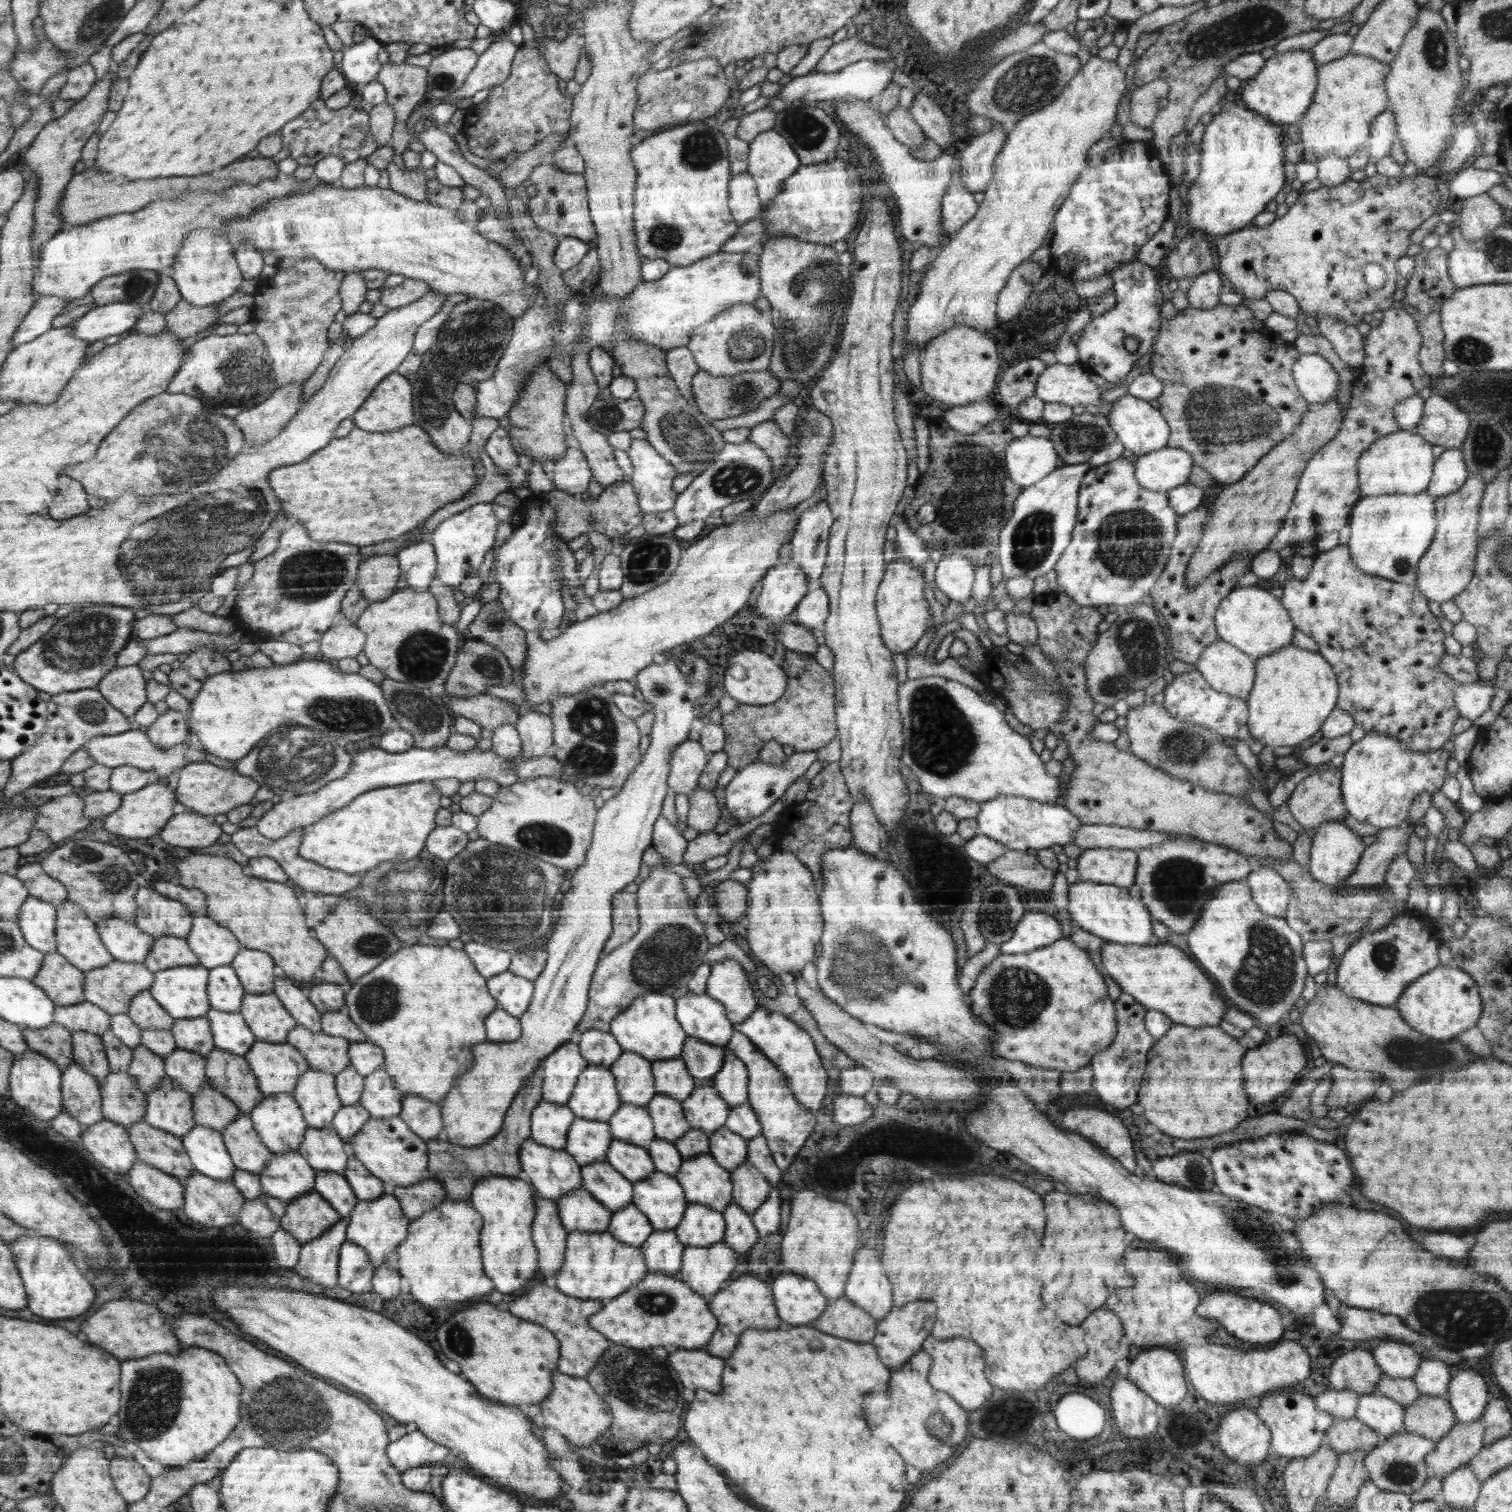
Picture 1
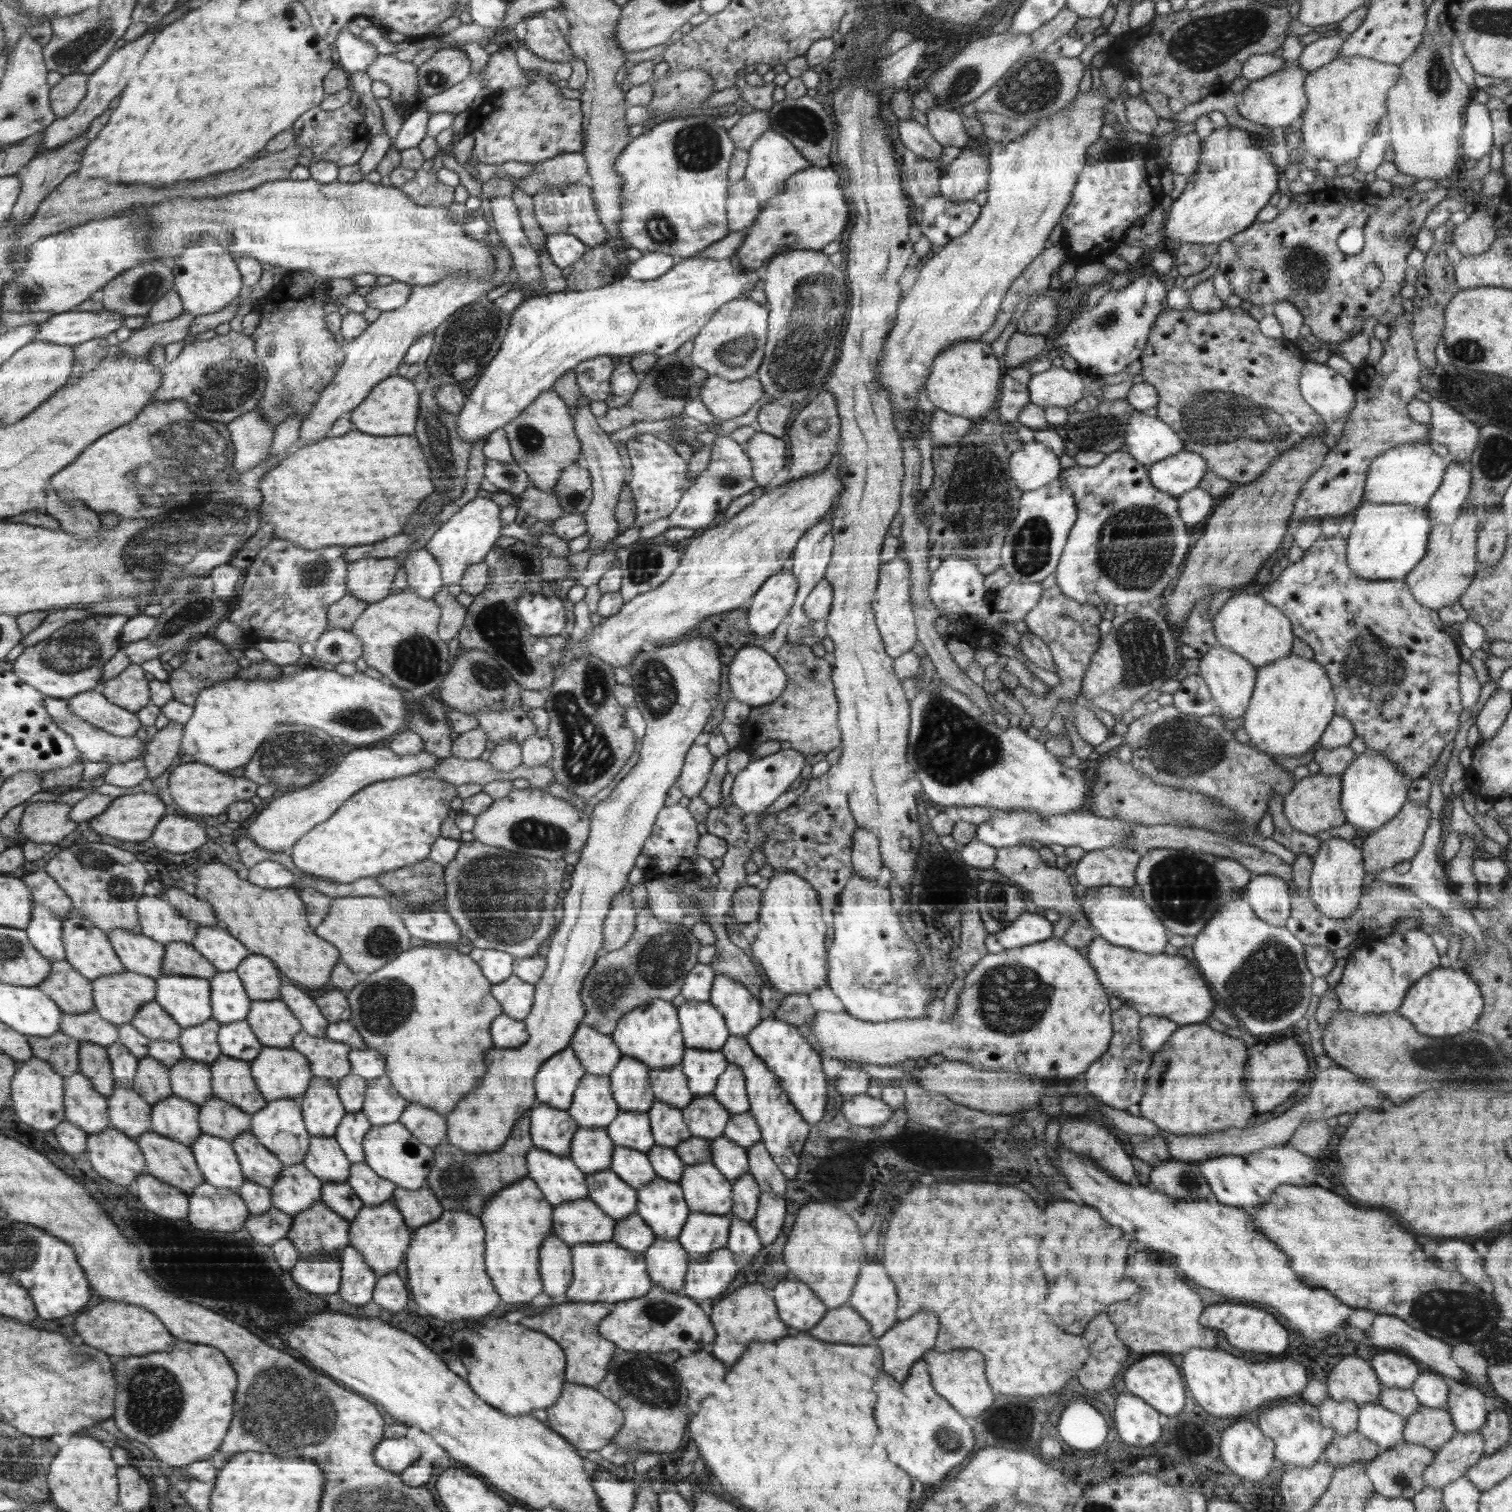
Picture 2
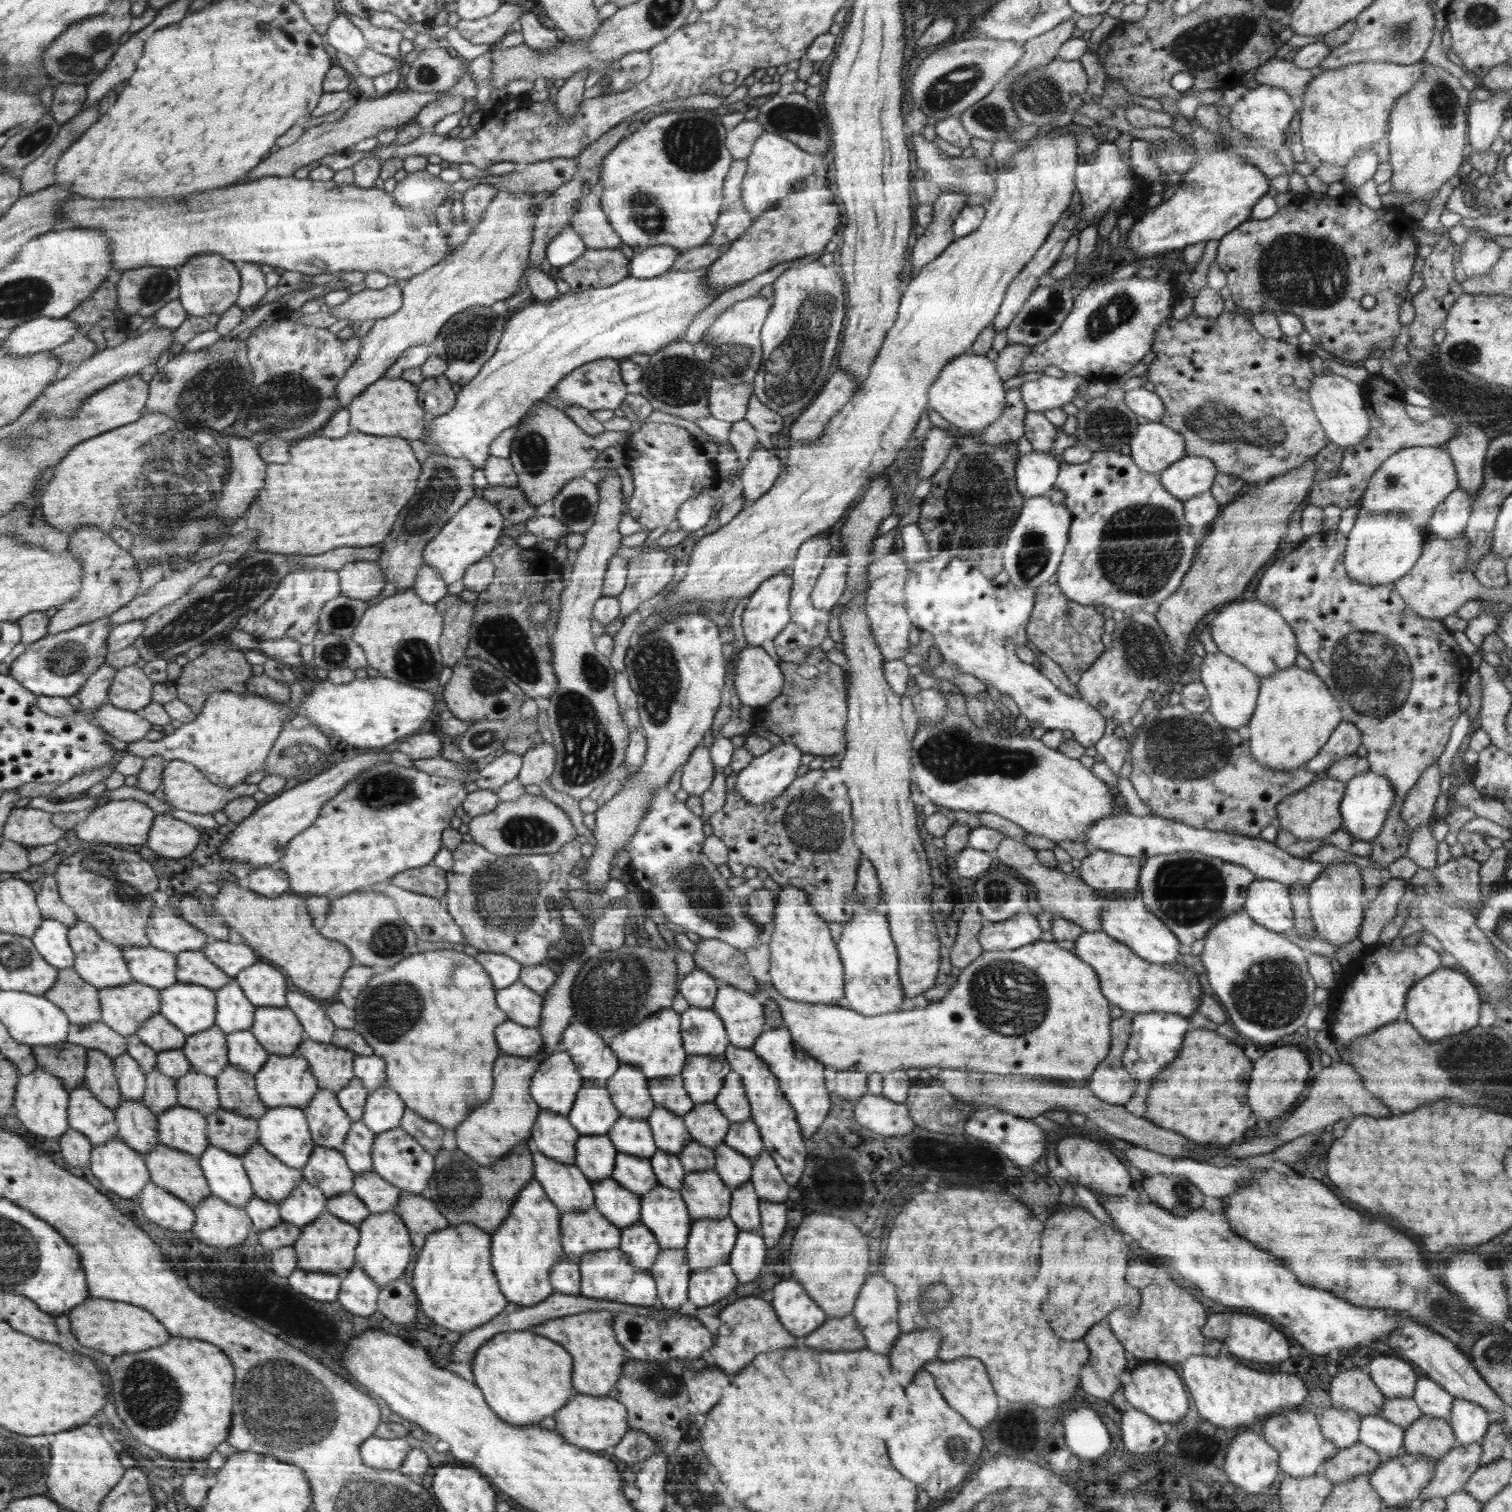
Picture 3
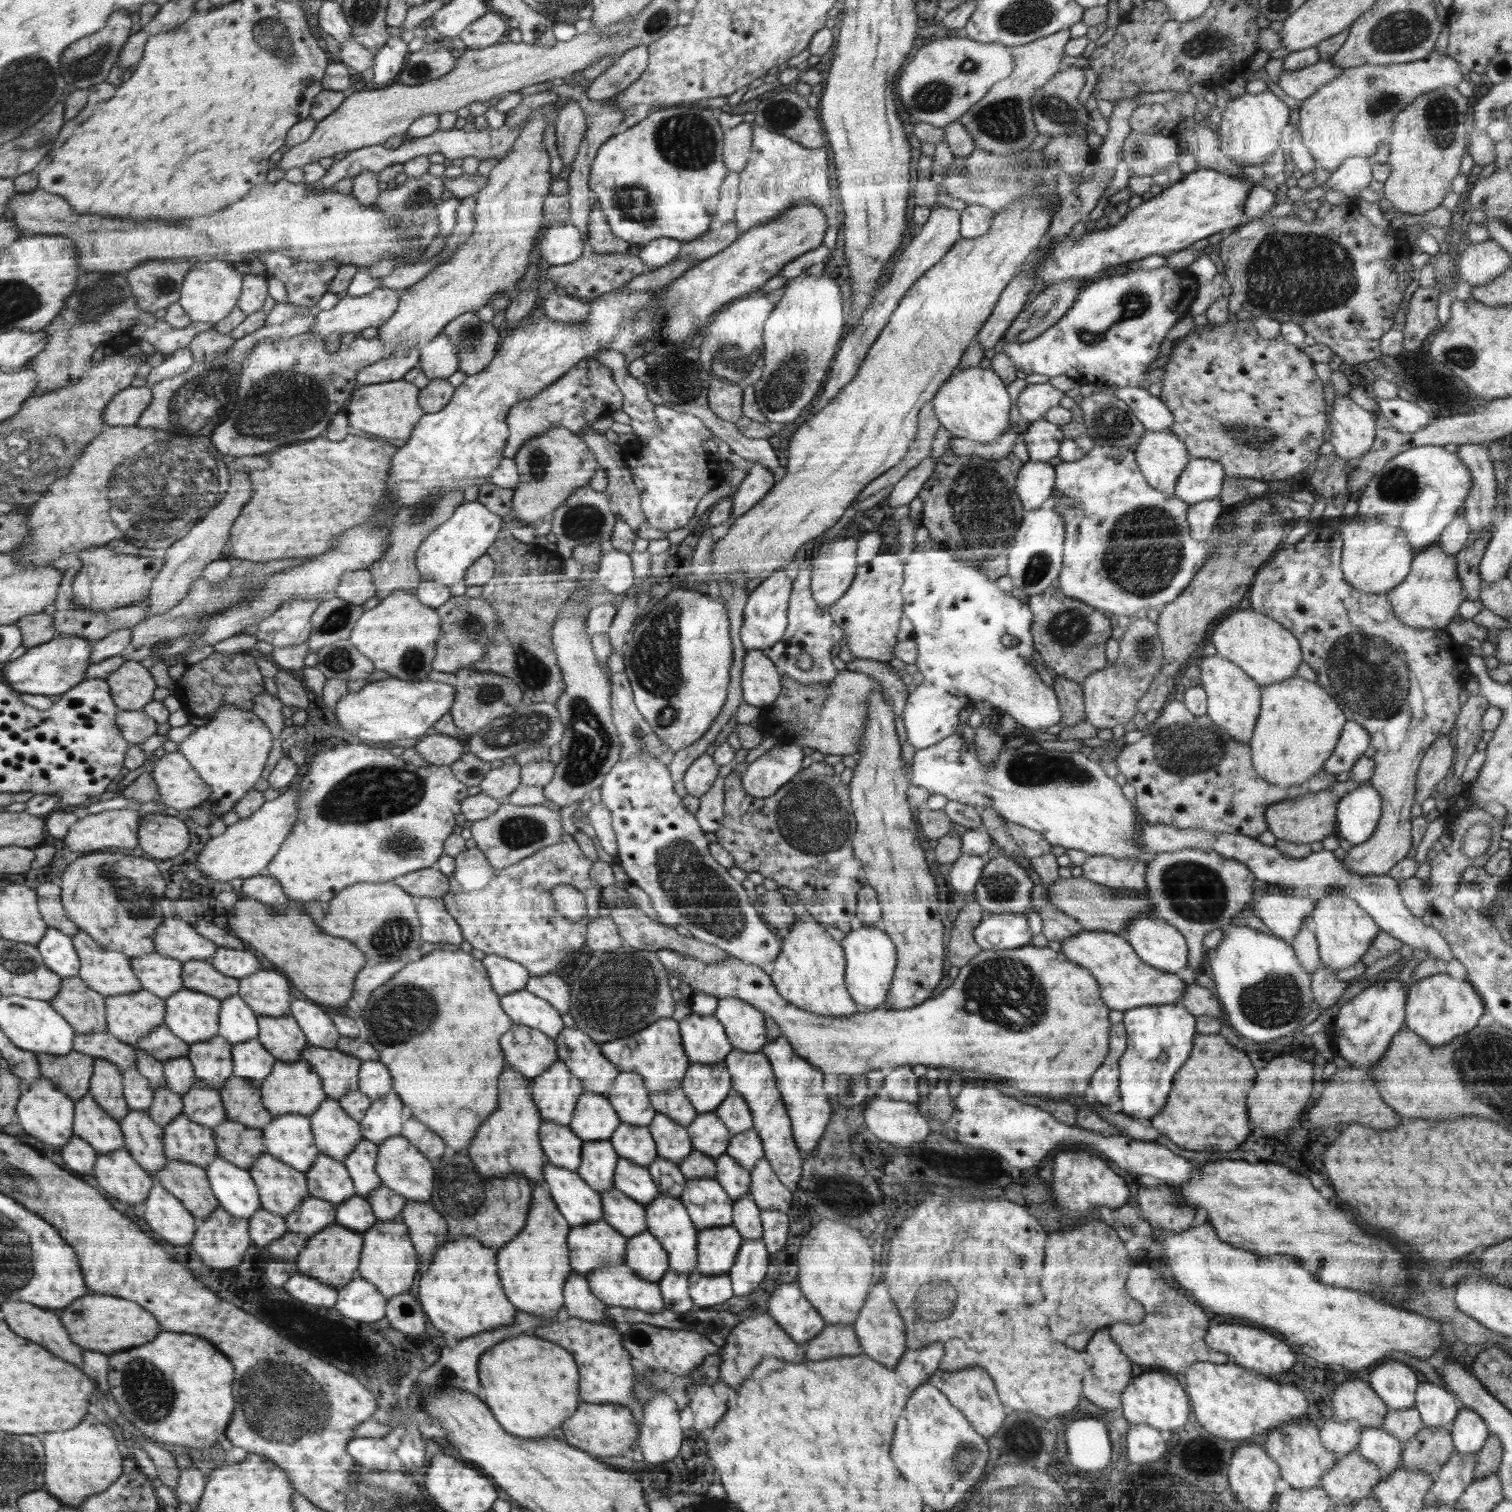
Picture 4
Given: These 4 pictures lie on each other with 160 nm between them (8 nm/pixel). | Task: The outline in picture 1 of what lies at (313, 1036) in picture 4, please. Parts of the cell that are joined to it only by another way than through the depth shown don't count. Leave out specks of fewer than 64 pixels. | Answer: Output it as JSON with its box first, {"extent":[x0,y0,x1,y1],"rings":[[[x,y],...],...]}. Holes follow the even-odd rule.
{"extent":[274,977,322,1031],"rings":[[[280,977],[274,983],[274,993],[297,1019],[298,1024],[307,1027],[308,1030],[322,1031],[322,1013],[302,994],[302,990],[290,984],[286,977]]]}

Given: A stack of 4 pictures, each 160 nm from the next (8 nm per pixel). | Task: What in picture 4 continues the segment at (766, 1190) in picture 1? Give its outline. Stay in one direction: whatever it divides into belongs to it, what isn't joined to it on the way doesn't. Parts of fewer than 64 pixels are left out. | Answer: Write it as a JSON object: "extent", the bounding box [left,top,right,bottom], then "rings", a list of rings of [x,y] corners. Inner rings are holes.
{"extent":[731,1194,763,1240],"rings":[[[751,1194],[733,1201],[731,1224],[739,1230],[744,1240],[760,1239],[763,1235],[760,1213],[761,1208],[754,1202]]]}

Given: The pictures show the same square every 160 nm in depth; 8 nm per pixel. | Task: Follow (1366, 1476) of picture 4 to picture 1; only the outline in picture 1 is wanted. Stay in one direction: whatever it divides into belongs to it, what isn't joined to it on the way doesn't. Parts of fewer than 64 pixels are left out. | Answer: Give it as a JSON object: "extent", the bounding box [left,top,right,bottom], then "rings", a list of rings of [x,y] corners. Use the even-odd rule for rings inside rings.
{"extent":[1324,1417,1379,1455],"rings":[[[1355,1417],[1350,1420],[1336,1420],[1324,1437],[1324,1444],[1328,1445],[1338,1455],[1362,1449],[1371,1451],[1379,1443],[1379,1436]]]}

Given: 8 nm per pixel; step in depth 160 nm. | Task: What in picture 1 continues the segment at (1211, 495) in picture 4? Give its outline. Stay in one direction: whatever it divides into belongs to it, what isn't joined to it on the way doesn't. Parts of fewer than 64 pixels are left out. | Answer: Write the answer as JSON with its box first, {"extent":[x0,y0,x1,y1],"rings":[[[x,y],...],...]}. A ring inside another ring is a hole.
{"extent":[1135,447,1194,492],"rings":[[[1166,447],[1136,459],[1135,479],[1148,490],[1167,492],[1188,483],[1194,459],[1186,450]]]}

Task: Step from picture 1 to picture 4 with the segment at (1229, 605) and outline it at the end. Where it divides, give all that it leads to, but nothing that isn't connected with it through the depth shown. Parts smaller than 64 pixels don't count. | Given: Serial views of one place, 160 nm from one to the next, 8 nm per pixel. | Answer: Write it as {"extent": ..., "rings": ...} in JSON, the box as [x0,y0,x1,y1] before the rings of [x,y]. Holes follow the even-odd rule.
{"extent":[1210,607,1303,687],"rings":[[[1237,607],[1222,616],[1210,637],[1218,655],[1237,664],[1262,687],[1294,678],[1303,663],[1298,639],[1277,620],[1252,608]]]}

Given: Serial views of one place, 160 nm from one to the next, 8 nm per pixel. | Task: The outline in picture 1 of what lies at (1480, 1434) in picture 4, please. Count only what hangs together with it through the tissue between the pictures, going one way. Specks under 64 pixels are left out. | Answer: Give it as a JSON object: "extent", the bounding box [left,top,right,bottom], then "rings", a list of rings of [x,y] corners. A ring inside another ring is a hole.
{"extent":[1445,1368,1491,1422],"rings":[[[1472,1368],[1459,1370],[1452,1376],[1445,1397],[1458,1422],[1481,1420],[1491,1398],[1481,1375]]]}

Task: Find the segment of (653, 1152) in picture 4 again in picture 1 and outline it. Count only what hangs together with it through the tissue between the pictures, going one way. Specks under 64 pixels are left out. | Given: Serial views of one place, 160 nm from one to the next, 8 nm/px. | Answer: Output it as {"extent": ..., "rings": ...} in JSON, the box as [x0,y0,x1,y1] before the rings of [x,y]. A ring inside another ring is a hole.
{"extent":[608,1103,656,1148],"rings":[[[624,1103],[608,1122],[614,1138],[632,1145],[646,1148],[656,1139],[654,1119],[645,1106]]]}

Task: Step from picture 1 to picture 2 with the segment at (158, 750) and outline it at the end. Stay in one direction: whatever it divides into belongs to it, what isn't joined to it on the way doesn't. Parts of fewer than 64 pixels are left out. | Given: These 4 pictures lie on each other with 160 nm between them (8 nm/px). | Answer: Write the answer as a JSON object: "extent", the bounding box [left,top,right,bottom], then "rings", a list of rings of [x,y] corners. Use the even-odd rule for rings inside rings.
{"extent":[47,697,145,765],"rings":[[[47,697],[47,707],[53,718],[75,741],[75,746],[83,753],[83,759],[90,762],[107,762],[114,765],[135,758],[142,758],[145,755],[144,741],[136,735],[131,737],[119,737],[110,734],[109,731],[96,728],[93,724],[82,720],[68,710],[68,699]]]}

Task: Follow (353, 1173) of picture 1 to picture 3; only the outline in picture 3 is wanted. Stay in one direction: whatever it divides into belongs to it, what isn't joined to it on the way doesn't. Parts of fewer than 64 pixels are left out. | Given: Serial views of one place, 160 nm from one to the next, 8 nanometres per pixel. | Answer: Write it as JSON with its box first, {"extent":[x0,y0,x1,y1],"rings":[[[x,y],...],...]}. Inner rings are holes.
{"extent":[351,1171,403,1214],"rings":[[[374,1171],[355,1175],[355,1184],[351,1190],[362,1199],[372,1214],[394,1210],[398,1197],[403,1191],[378,1176]]]}

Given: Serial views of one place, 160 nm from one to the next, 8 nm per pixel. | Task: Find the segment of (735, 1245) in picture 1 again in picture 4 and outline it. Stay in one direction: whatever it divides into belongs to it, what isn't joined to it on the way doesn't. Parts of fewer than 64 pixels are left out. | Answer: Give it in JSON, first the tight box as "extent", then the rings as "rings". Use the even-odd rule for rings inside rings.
{"extent":[728,1238,770,1296],"rings":[[[761,1238],[743,1241],[735,1264],[728,1272],[734,1283],[736,1296],[746,1296],[746,1294],[756,1290],[756,1286],[762,1282],[762,1278],[768,1272],[769,1259],[770,1253]]]}

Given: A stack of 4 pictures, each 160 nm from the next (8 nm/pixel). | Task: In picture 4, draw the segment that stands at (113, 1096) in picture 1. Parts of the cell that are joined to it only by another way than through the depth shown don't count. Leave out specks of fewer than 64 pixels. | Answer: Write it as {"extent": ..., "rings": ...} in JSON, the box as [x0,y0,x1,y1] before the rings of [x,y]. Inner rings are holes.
{"extent":[121,1110,168,1176],"rings":[[[132,1110],[121,1123],[126,1149],[140,1166],[154,1176],[158,1169],[168,1164],[164,1150],[164,1127],[153,1120],[147,1111],[141,1110]]]}

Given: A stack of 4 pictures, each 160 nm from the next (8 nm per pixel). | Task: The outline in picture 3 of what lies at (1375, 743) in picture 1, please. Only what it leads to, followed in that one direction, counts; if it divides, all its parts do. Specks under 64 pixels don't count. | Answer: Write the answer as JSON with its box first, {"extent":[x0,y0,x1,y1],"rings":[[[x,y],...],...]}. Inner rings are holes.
{"extent":[1339,770,1395,842],"rings":[[[1368,770],[1358,776],[1353,776],[1346,788],[1339,811],[1341,812],[1343,826],[1354,840],[1372,842],[1382,830],[1389,810],[1392,808],[1395,790],[1392,783],[1380,774]]]}

